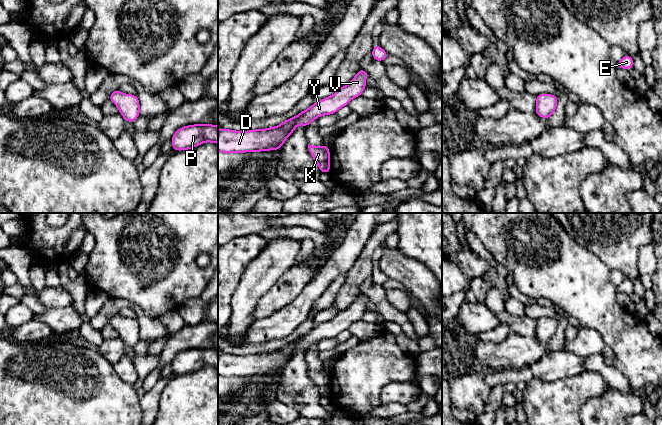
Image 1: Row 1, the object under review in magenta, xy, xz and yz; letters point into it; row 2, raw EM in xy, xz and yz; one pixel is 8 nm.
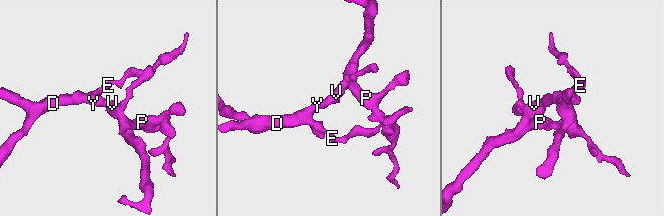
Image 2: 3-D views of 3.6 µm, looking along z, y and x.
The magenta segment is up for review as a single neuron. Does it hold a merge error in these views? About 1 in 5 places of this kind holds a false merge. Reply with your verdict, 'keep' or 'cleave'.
keep

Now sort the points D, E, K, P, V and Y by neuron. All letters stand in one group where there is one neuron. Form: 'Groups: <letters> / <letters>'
Groups: D E K P V Y

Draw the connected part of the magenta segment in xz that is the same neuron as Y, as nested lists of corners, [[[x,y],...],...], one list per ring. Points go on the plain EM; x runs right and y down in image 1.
[[[360,292],[355,301],[333,319],[319,324],[295,341],[287,343],[275,351],[250,355],[219,352],[218,376],[245,377],[280,374],[298,348],[307,352],[316,342],[335,338],[340,332],[347,330],[353,322],[361,320],[366,312],[368,299],[369,297],[365,293]]]

